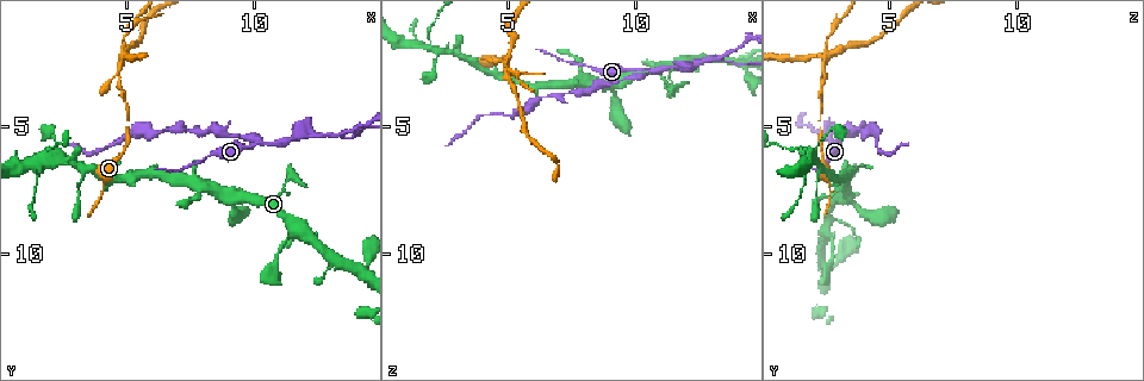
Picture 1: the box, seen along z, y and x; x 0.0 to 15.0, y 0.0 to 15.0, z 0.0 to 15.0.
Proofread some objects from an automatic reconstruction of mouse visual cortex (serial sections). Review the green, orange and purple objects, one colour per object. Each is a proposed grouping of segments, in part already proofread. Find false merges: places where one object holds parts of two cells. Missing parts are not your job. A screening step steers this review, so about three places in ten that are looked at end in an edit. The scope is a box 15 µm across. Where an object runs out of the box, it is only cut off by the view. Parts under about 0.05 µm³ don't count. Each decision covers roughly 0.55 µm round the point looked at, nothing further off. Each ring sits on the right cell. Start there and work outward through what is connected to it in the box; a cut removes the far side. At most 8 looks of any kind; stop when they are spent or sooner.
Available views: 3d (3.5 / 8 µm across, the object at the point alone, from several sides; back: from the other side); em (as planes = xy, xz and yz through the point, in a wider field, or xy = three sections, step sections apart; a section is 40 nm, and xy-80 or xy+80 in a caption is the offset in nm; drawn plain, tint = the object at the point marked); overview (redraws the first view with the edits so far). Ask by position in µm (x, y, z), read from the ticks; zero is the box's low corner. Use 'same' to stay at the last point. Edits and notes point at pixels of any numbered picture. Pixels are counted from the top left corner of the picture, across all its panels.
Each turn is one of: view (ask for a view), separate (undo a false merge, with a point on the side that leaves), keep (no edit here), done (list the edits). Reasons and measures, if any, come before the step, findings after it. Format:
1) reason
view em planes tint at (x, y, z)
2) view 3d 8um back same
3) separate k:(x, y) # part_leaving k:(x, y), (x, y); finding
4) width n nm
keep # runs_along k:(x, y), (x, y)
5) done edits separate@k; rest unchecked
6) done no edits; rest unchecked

narrows sharply
view 3d 3.5um at (2.2, 6.1, 2.0)

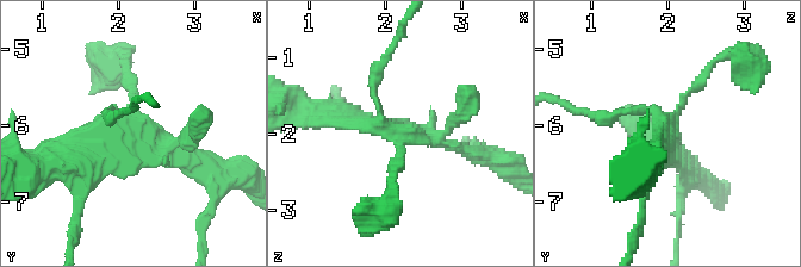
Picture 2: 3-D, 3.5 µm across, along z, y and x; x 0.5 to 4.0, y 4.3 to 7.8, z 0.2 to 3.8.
now the EM
view em xy step 1 tint at (2.25, 6.10, 2.00)

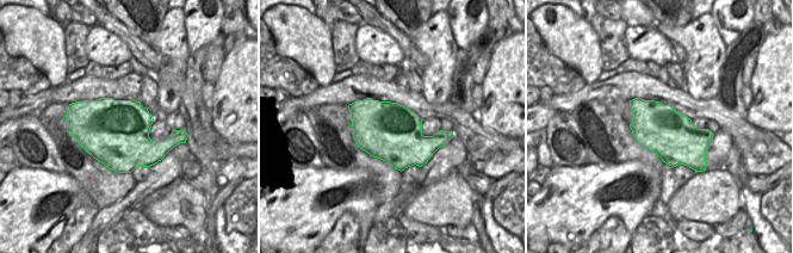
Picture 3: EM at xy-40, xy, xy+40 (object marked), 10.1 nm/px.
keep # runs_along 2:(202, 167), (147, 149), (124, 68); one cell here

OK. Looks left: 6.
abrupt turn
view 3d 8um at (4.7, 2.7, 2.3)

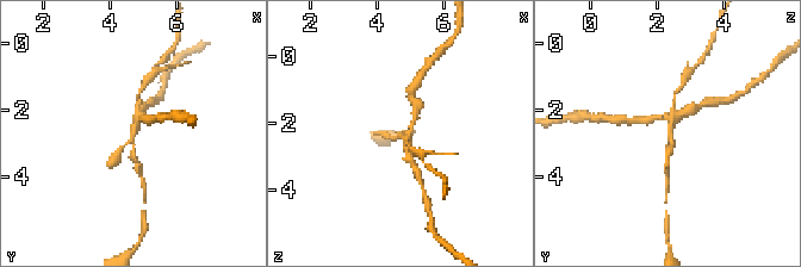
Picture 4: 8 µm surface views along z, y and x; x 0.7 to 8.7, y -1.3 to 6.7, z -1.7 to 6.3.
view 3d 3.5um at (4.7, 2.7, 2.4)

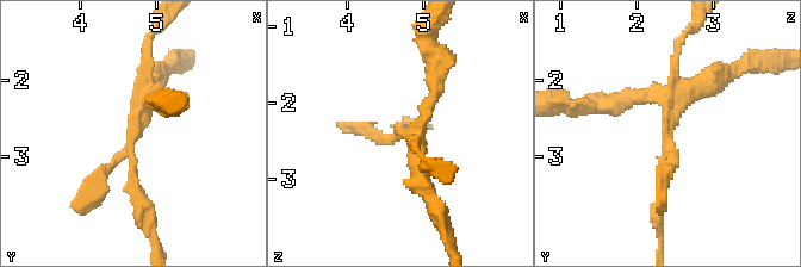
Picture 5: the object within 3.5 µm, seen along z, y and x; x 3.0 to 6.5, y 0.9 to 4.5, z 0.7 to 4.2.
view em xy step 1 tint at (4.75, 2.65, 2.40)

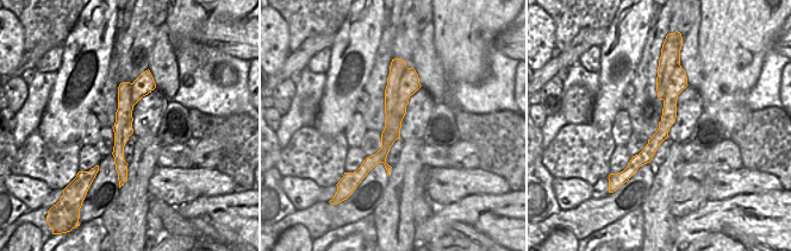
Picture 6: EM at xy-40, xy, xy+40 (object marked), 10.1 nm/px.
separate 5:(99, 181) # two cells meet here

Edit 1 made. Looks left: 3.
done edits separate@5; rest unchecked

